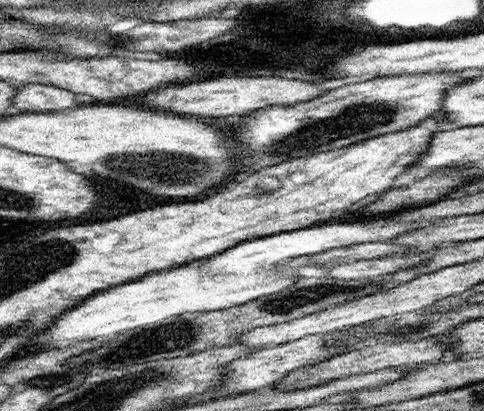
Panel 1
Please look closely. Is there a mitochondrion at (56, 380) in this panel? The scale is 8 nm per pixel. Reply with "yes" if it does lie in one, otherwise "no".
yes

